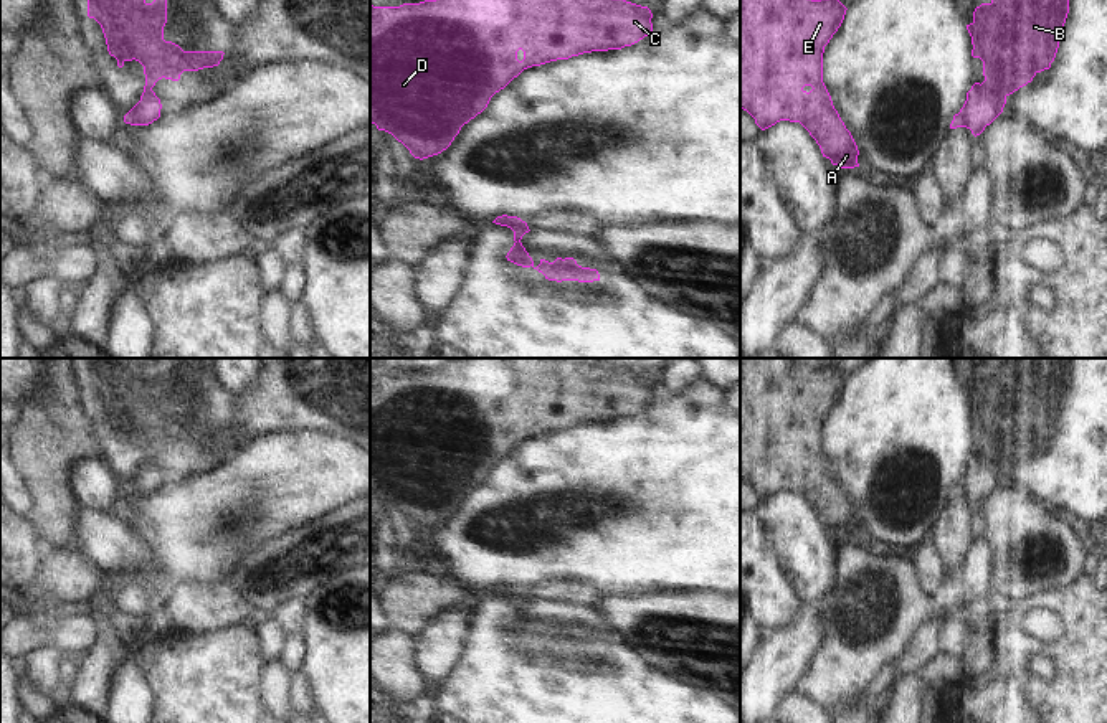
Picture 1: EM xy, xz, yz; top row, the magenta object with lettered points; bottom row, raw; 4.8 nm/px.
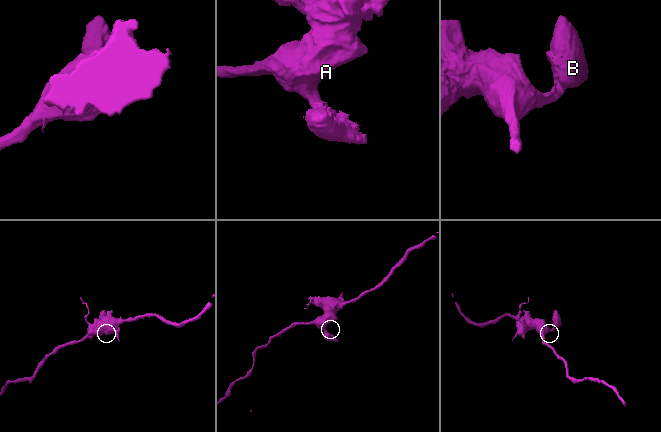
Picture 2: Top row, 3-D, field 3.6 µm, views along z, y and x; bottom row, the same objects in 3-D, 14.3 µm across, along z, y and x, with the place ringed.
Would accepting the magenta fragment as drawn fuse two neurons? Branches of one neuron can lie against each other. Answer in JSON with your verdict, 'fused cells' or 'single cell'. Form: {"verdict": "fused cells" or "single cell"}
{"verdict": "fused cells"}

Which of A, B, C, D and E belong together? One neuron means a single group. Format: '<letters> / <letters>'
A C D E / B

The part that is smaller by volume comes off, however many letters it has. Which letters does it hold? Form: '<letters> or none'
B.

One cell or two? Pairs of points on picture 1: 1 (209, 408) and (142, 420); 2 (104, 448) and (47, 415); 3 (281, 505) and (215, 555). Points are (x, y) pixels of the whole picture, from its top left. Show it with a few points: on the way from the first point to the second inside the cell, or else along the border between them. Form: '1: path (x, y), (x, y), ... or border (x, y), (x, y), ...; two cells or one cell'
1: path (192, 408), (159, 408); one cell
2: border (80, 405), (91, 428), (93, 448), (90, 456); two cells
3: path (255, 499), (242, 499), (220, 509), (212, 529); one cell

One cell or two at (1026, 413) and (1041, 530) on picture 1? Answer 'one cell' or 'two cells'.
two cells

